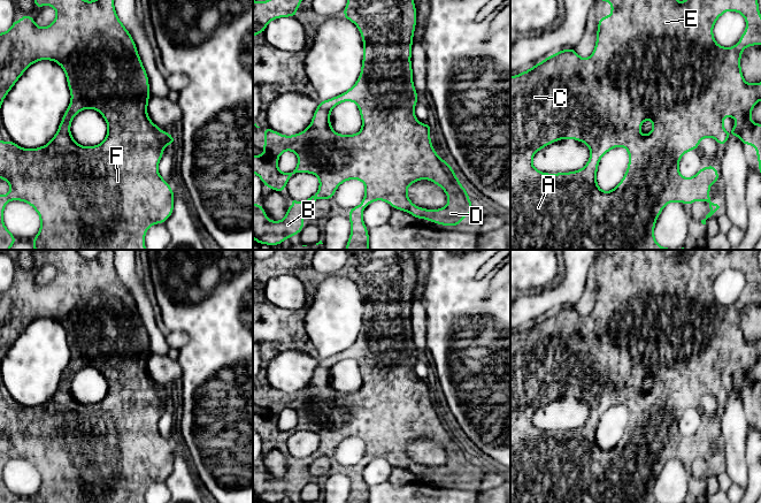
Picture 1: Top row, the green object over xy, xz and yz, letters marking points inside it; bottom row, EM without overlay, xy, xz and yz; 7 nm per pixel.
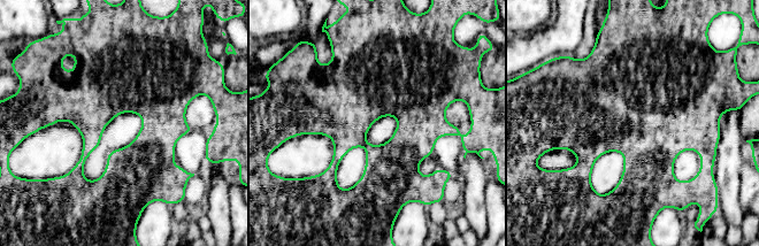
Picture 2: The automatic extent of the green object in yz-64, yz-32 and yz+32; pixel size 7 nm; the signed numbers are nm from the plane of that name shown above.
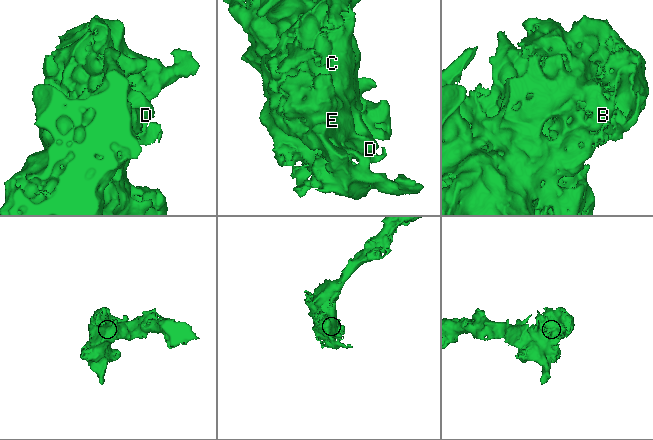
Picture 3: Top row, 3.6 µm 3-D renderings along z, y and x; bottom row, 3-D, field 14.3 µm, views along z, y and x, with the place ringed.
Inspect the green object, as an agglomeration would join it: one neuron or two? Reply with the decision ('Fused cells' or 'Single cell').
Single cell

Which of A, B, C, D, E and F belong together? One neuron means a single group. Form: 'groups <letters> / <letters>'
groups A B C D E F

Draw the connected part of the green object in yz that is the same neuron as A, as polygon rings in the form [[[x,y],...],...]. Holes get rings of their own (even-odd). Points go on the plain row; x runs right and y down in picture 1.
[[[599,250],[599,259],[612,260],[612,273],[609,275],[600,275],[597,282],[595,305],[590,315],[581,317],[576,307],[566,306],[549,313],[529,328],[510,335],[510,503],[659,503],[654,496],[655,480],[664,464],[671,459],[679,459],[686,464],[695,458],[707,459],[710,470],[701,478],[701,481],[706,482],[706,478],[720,466],[717,462],[710,459],[709,455],[712,441],[721,439],[716,424],[702,425],[693,435],[689,436],[684,436],[678,428],[678,419],[683,412],[691,407],[698,407],[700,398],[705,395],[714,395],[718,404],[722,405],[730,394],[736,393],[740,396],[743,403],[755,404],[759,417],[759,430],[761,432],[761,382],[751,379],[751,369],[754,363],[761,358],[761,341],[746,341],[740,326],[743,307],[761,302],[761,272],[758,262],[758,250],[683,250],[690,254],[683,261],[675,257],[677,251]],[[728,268],[740,270],[746,277],[747,285],[736,304],[725,306],[715,299],[713,284],[717,276]],[[727,372],[731,376],[737,375],[739,380],[738,382],[733,381],[730,393],[725,391],[722,380]],[[647,376],[653,379],[653,388],[649,393],[641,394],[639,386]],[[567,396],[583,399],[590,405],[590,417],[584,426],[569,430],[547,432],[537,428],[532,424],[532,416],[536,410],[554,399]],[[617,404],[624,404],[628,407],[630,414],[628,426],[618,443],[608,450],[604,450],[597,442],[598,422],[604,412]]]

